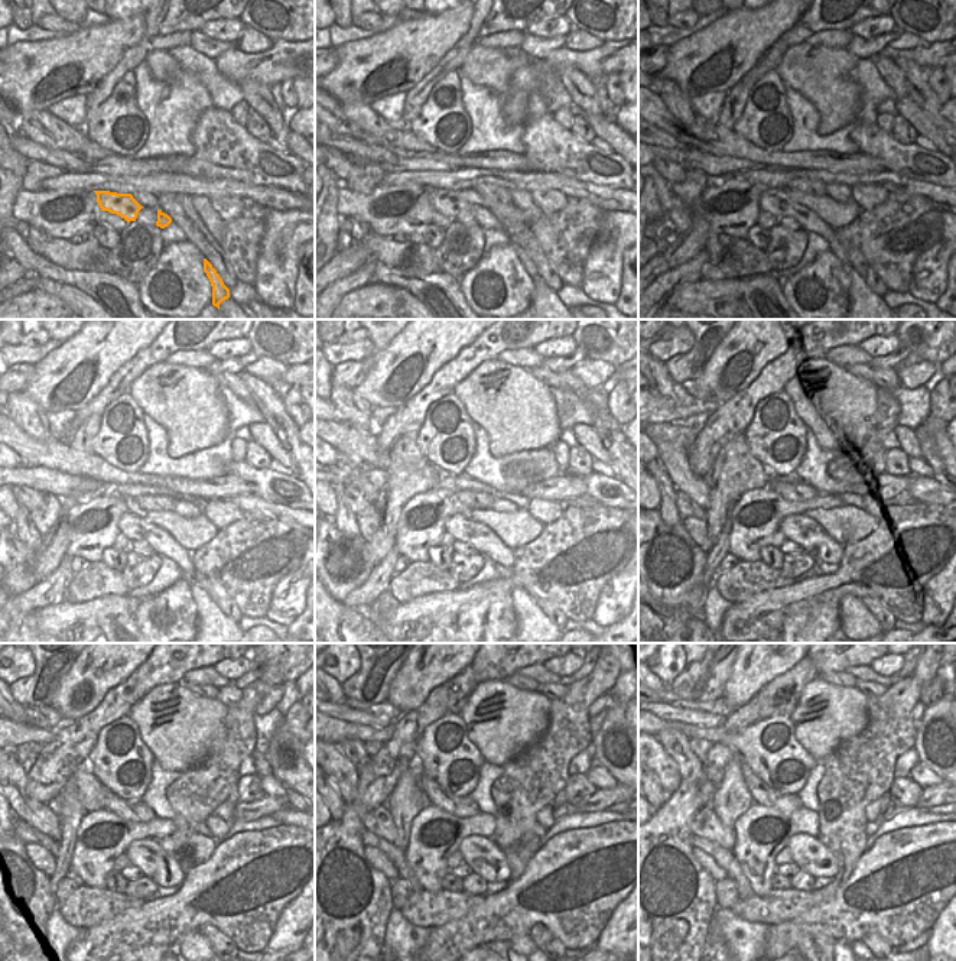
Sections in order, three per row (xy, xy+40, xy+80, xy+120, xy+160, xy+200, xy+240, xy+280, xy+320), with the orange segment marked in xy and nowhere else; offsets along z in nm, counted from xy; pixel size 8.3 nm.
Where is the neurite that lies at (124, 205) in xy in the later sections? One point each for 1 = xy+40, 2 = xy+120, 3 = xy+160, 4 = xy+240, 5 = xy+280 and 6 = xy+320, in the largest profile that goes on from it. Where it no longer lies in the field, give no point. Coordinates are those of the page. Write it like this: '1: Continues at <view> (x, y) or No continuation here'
1: Continues at xy+40 (448, 203)
2: Continues at xy+120 (135, 528)
3: Continues at xy+160 (487, 542)
4: Continues at xy+240 (149, 853)
5: Continues at xy+280 (484, 857)
6: Continues at xy+320 (809, 854)

